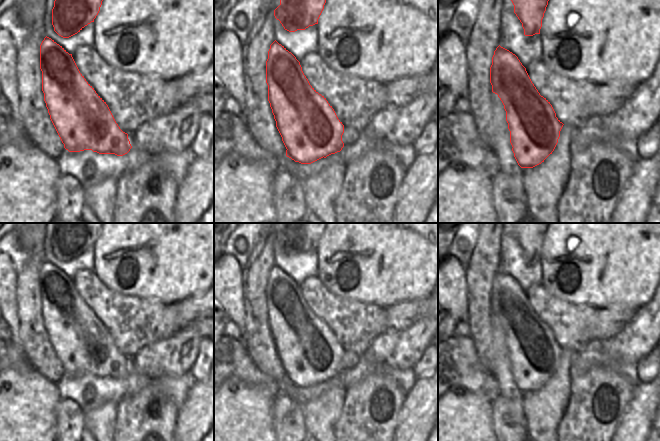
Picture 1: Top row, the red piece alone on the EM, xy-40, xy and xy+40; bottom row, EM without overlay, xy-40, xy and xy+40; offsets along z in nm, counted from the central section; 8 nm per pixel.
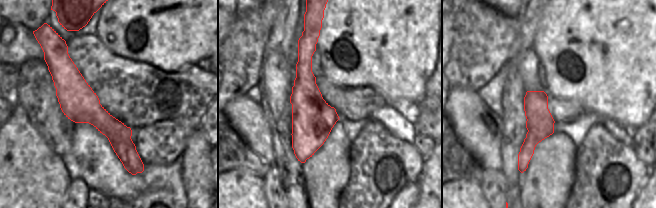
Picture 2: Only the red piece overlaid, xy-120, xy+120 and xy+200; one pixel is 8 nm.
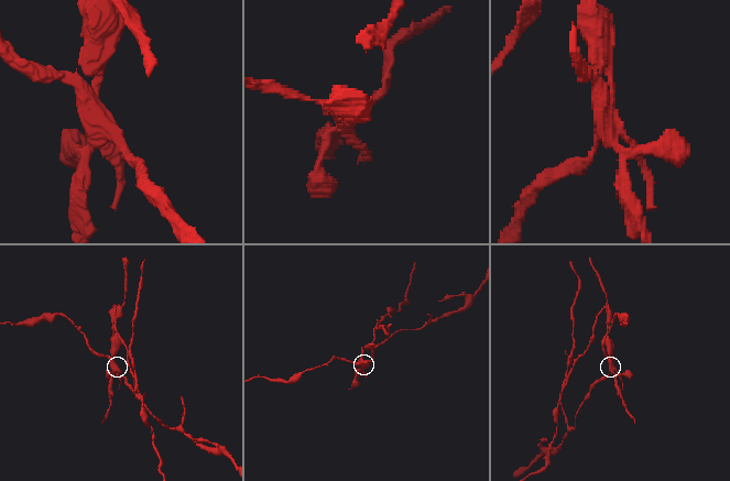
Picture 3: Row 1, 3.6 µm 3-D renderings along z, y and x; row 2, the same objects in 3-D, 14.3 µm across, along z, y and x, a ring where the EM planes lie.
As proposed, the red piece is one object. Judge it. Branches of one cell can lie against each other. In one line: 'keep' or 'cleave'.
cleave

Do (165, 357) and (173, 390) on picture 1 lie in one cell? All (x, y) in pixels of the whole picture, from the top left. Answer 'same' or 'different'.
different

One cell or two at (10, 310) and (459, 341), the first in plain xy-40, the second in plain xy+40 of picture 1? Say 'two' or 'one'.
two

